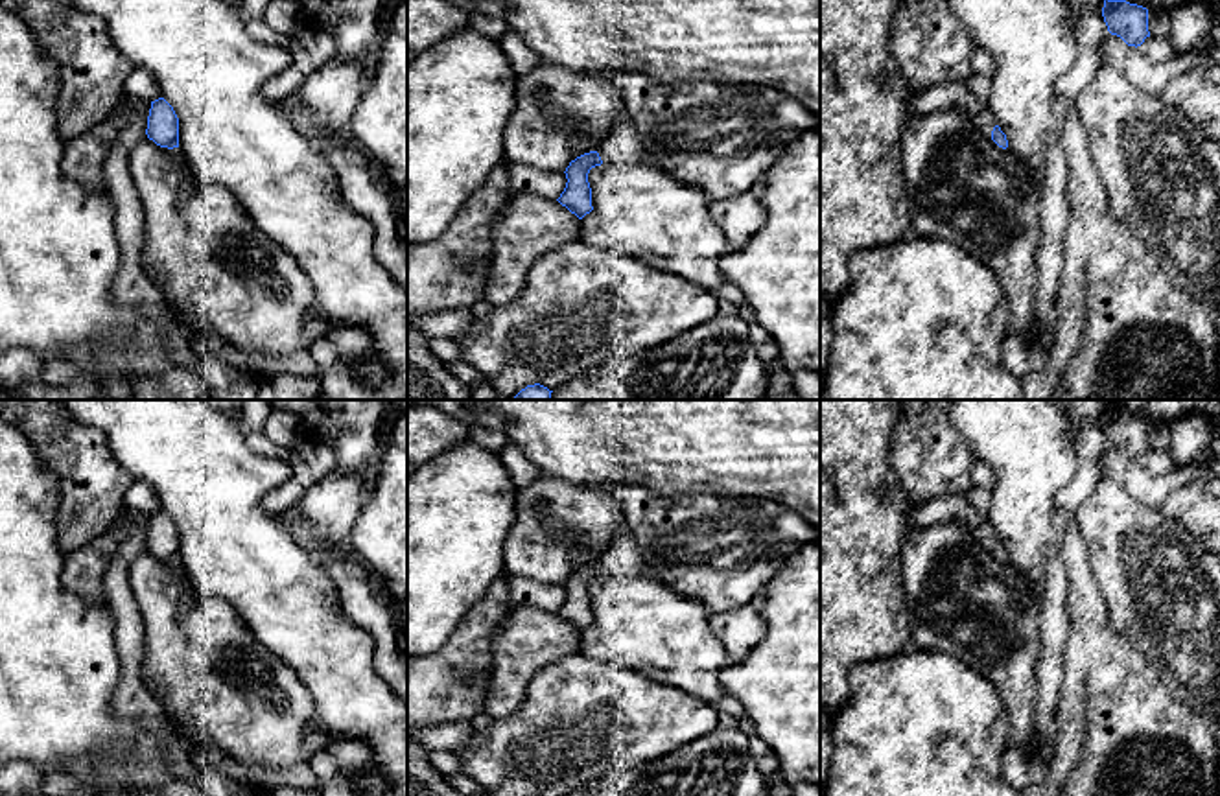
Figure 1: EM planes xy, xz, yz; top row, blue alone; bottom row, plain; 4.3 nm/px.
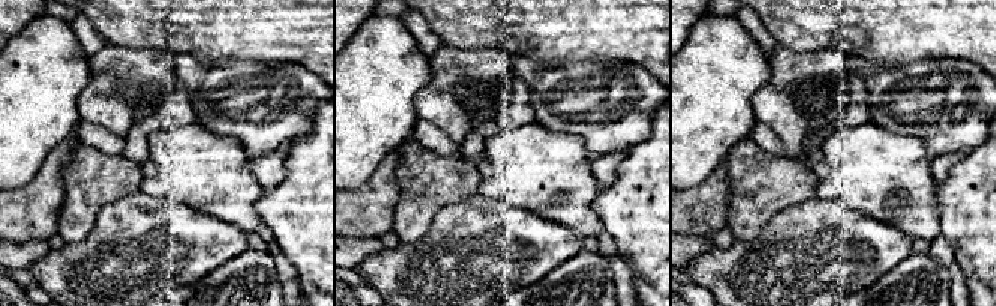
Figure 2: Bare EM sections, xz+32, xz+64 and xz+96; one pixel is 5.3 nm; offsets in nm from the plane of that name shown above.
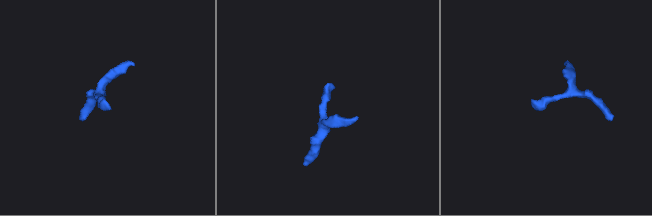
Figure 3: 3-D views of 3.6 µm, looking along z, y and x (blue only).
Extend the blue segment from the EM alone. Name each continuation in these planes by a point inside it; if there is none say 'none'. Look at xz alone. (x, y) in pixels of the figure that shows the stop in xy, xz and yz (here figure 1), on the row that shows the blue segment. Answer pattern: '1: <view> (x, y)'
1: xz (623, 144)

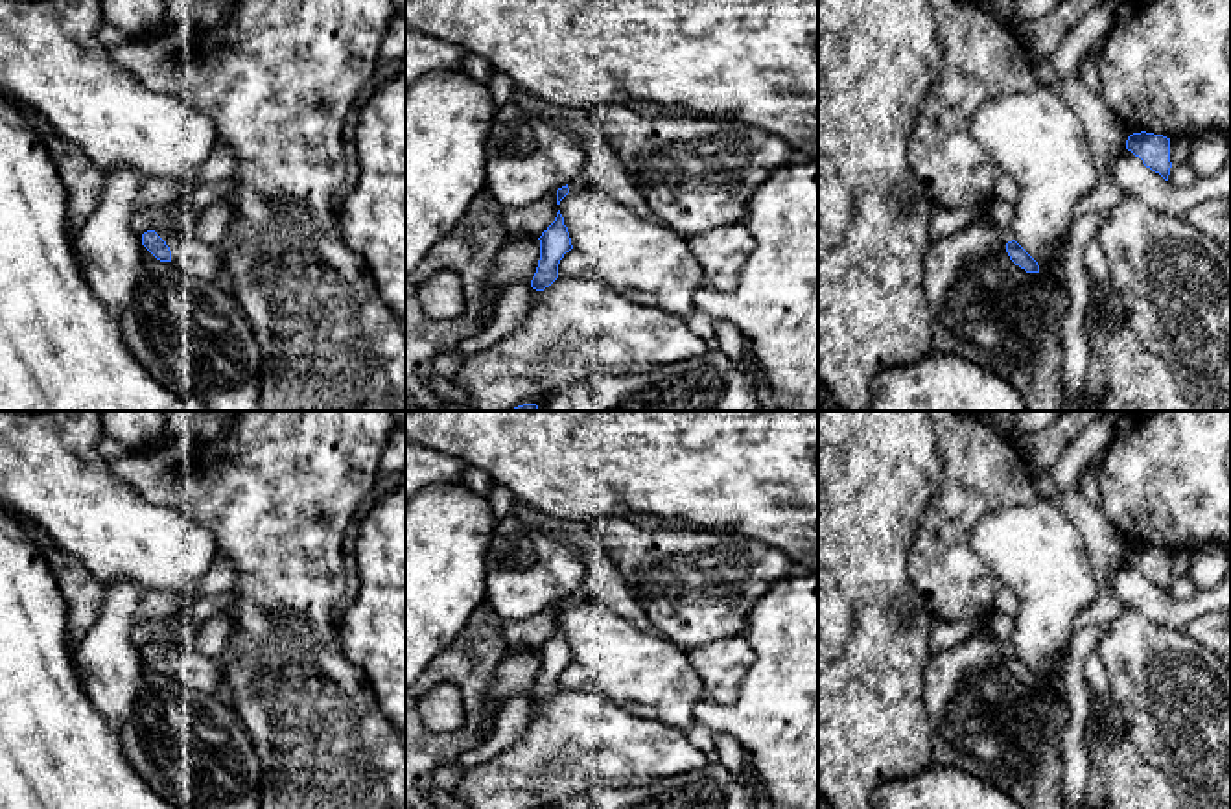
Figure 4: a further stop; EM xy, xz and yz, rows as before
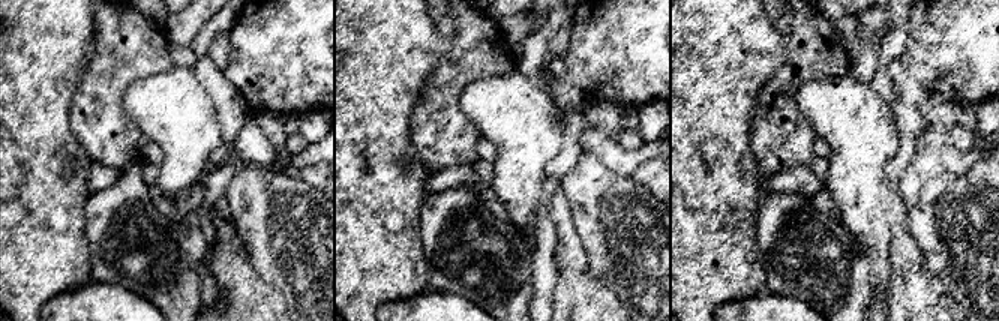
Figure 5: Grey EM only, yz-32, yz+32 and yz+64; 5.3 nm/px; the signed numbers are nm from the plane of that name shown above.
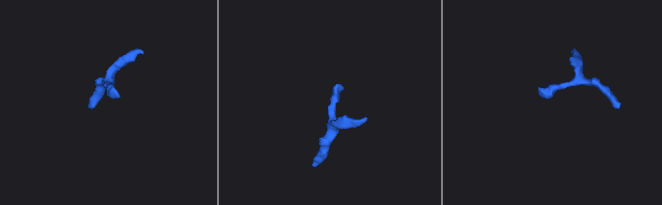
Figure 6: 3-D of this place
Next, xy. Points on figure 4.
1: xy (194, 257)

